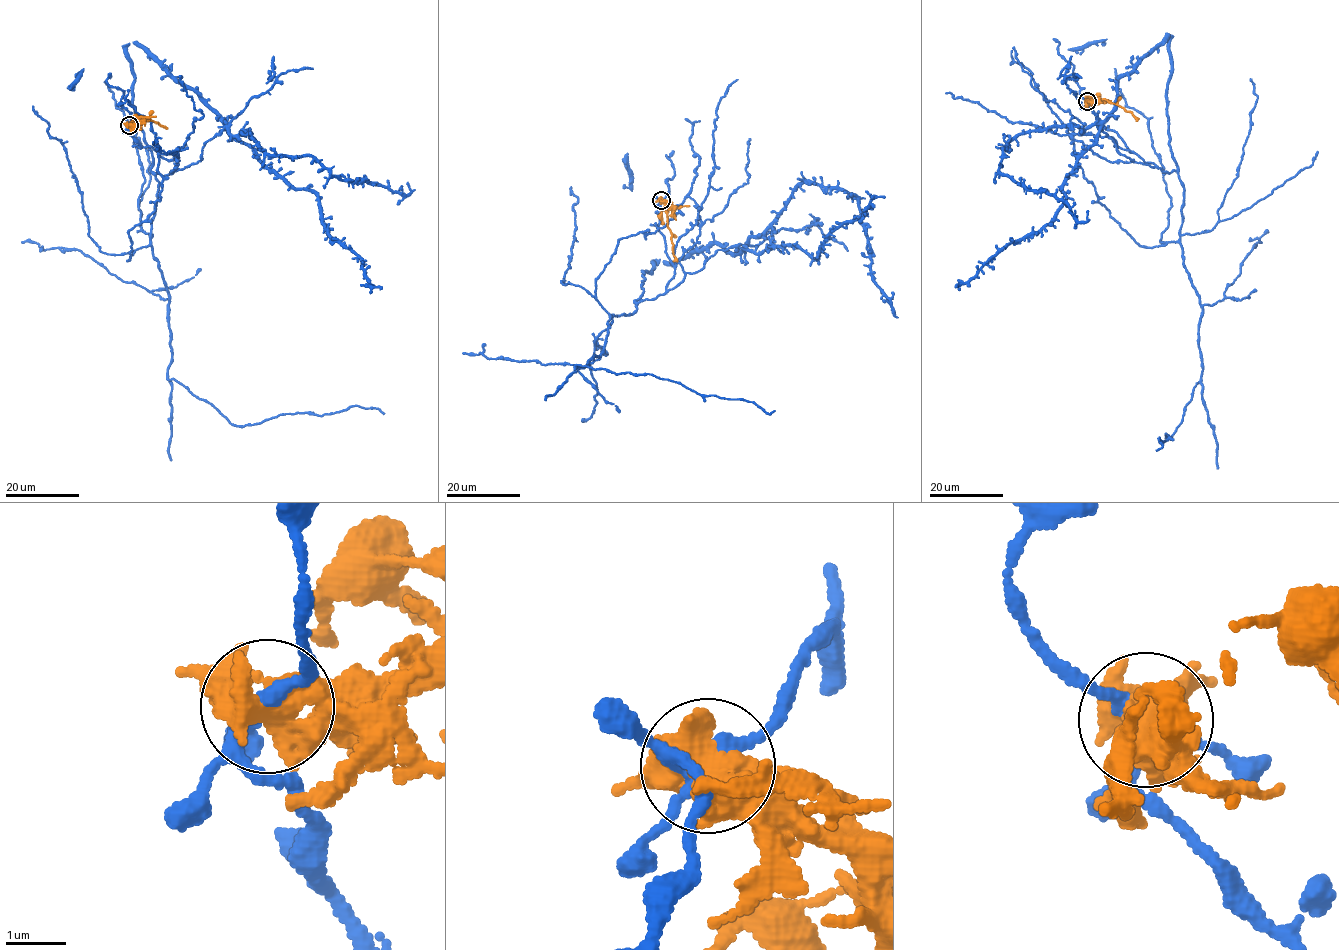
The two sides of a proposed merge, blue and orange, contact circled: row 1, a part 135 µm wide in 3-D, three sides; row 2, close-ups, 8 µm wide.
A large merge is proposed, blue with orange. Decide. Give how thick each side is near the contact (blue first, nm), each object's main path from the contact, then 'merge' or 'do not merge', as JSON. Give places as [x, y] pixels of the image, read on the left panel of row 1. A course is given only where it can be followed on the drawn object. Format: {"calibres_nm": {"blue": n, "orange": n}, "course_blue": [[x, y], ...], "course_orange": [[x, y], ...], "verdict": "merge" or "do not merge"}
{"calibres_nm": {"blue": 200, "orange": 500}, "course_blue": [[128, 125], [178, 165], [155, 175], [150, 234], [168, 379], [235, 425], [384, 414]], "course_orange": [[128, 125], [136, 125], [139, 117], [149, 119], [167, 128]], "verdict": "do not merge"}

